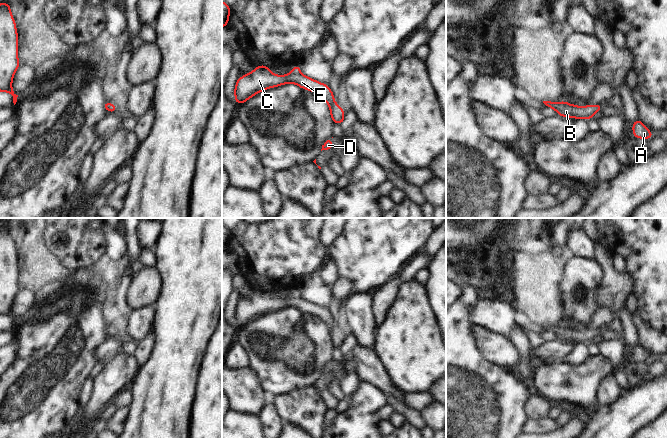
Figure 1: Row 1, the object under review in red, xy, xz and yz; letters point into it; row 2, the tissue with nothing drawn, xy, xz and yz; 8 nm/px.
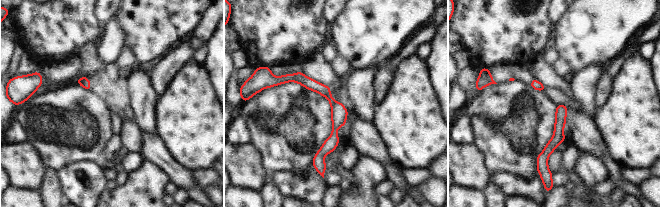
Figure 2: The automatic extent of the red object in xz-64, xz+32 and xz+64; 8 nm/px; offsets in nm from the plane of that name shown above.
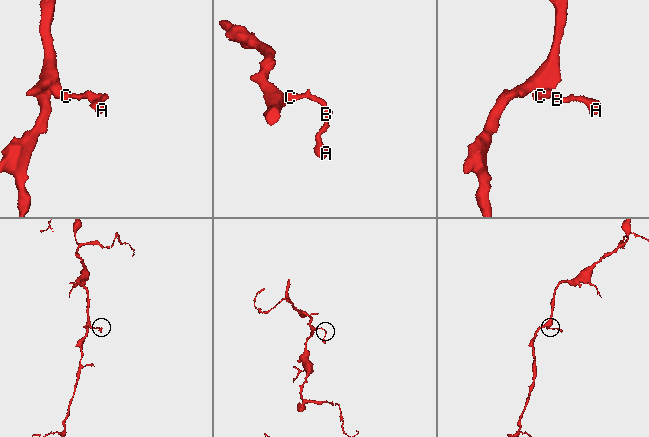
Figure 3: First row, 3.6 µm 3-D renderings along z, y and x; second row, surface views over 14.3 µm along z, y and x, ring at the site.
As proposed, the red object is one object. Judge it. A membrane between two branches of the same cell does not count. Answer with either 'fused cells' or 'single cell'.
single cell

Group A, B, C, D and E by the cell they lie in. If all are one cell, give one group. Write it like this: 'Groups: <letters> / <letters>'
Groups: A B C D E.

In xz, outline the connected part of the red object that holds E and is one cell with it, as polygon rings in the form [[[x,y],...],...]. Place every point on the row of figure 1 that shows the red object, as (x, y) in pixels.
[[[265,65],[256,67],[253,72],[240,77],[236,82],[234,91],[236,103],[239,105],[271,87],[294,83],[303,89],[317,93],[327,102],[334,124],[344,123],[344,110],[334,102],[334,94],[329,86],[302,75],[299,68],[300,65],[295,65],[289,74],[281,76],[272,74]]]

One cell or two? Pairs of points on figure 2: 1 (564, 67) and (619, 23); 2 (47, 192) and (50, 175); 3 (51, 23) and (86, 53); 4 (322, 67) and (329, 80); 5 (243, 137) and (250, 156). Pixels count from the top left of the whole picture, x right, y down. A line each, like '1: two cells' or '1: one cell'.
1: two cells
2: one cell
3: two cells
4: one cell
5: two cells

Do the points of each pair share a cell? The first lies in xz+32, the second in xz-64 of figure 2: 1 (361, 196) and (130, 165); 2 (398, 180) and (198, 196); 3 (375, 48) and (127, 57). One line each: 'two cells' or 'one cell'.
1: two cells
2: one cell
3: two cells

